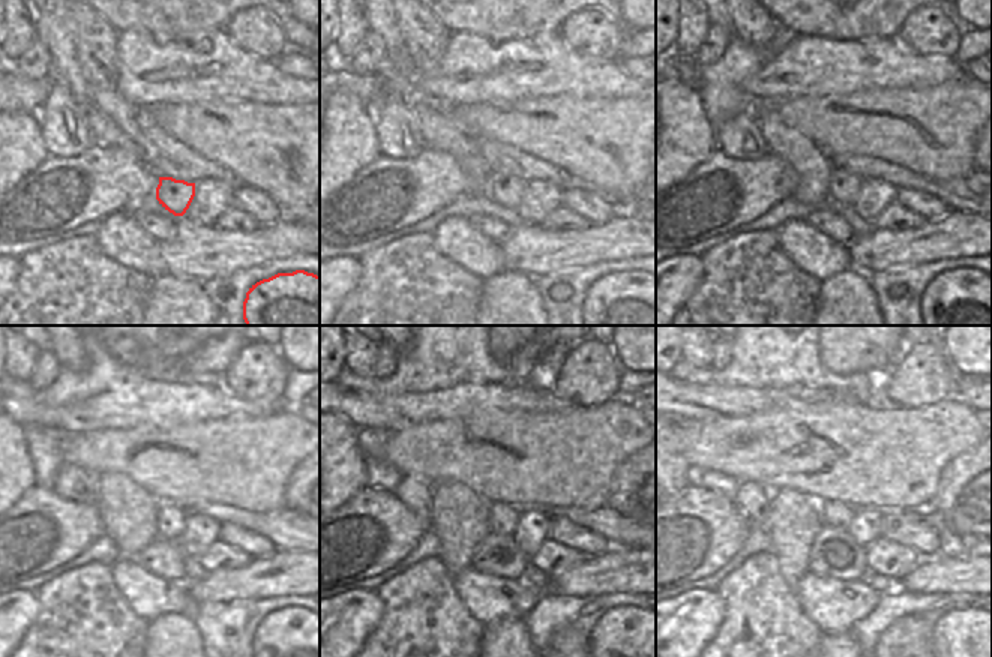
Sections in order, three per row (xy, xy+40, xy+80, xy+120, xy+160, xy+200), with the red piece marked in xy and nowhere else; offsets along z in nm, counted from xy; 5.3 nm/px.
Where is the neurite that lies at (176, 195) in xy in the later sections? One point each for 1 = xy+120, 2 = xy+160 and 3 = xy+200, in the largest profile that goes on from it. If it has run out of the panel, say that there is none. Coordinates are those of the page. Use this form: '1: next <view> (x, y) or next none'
1: next xy+120 (170, 519)
2: next xy+160 (503, 518)
3: next xy+200 (835, 513)

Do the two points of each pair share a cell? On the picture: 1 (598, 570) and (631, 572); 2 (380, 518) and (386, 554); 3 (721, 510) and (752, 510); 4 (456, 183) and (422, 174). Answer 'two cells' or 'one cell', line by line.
1: one cell
2: one cell
3: two cells
4: one cell

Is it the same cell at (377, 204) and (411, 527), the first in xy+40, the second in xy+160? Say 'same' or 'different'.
same

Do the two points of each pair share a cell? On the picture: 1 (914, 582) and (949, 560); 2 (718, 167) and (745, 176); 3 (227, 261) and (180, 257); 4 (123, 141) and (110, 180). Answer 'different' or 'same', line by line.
1: same
2: same
3: same
4: different

